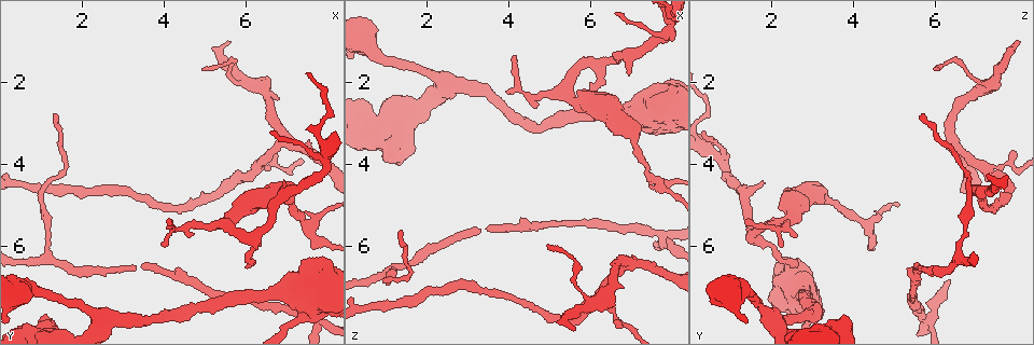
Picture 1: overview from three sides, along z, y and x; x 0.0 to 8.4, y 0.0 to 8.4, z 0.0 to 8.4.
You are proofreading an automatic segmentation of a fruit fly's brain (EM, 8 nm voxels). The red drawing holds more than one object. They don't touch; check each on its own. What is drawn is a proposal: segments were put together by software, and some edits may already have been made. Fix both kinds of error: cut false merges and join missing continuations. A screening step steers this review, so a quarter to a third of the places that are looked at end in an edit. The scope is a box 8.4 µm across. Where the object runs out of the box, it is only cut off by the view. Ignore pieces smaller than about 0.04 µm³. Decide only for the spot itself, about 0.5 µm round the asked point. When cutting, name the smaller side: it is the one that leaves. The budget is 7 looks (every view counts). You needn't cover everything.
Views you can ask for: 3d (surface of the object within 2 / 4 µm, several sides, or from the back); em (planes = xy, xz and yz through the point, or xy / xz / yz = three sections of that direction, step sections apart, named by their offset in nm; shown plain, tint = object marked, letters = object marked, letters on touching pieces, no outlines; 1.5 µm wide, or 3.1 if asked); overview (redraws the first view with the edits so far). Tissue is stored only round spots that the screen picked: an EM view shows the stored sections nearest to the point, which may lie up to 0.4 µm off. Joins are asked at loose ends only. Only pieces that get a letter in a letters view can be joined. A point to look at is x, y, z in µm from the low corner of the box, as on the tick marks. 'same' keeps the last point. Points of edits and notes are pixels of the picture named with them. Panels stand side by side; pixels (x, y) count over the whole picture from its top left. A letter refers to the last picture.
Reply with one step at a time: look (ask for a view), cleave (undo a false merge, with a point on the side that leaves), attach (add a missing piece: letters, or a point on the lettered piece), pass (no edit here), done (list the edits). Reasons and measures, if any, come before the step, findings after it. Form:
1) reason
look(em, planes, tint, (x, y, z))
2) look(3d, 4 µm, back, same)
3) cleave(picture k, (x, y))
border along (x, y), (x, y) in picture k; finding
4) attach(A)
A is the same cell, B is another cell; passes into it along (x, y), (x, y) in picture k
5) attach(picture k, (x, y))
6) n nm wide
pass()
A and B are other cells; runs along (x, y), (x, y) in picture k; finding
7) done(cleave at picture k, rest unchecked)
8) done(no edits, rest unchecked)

side arm on a straight run
look(em, planes, letters, (6.30, 4.10, 7.15))

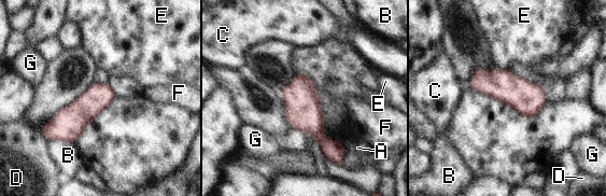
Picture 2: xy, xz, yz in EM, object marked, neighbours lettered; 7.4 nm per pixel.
B touches over 200 nm
pass()
A, B, C, D, E, F and G are other cells; continuous, no second cell

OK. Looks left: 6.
four-way junction
look(em, planes, letters, (7.65, 7.65, 5.80))

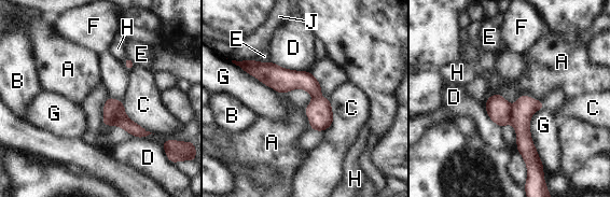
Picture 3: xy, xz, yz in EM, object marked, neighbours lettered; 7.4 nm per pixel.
cleave(picture 3, (122, 120))
A, B, C, D, E, F, G, H and J are other cells; the part that leaves runs along (248, 69), (304, 80), (318, 94) in picture 3; a second cell is stuck on

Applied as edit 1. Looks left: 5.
free end
look(em, planes, letters, (4.95, 1.65, 6.00))

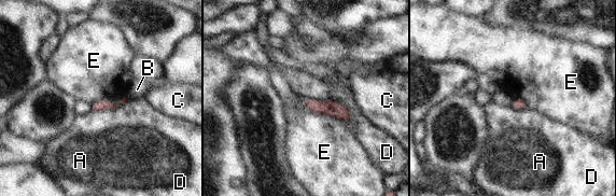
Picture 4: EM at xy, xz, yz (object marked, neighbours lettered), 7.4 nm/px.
pass()
A, B, C, D and E are other cells; border along (302, 100), (310, 110), (348, 122) in picture 4; none of them fits

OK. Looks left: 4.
done(cleave at picture 3, rest unchecked)

